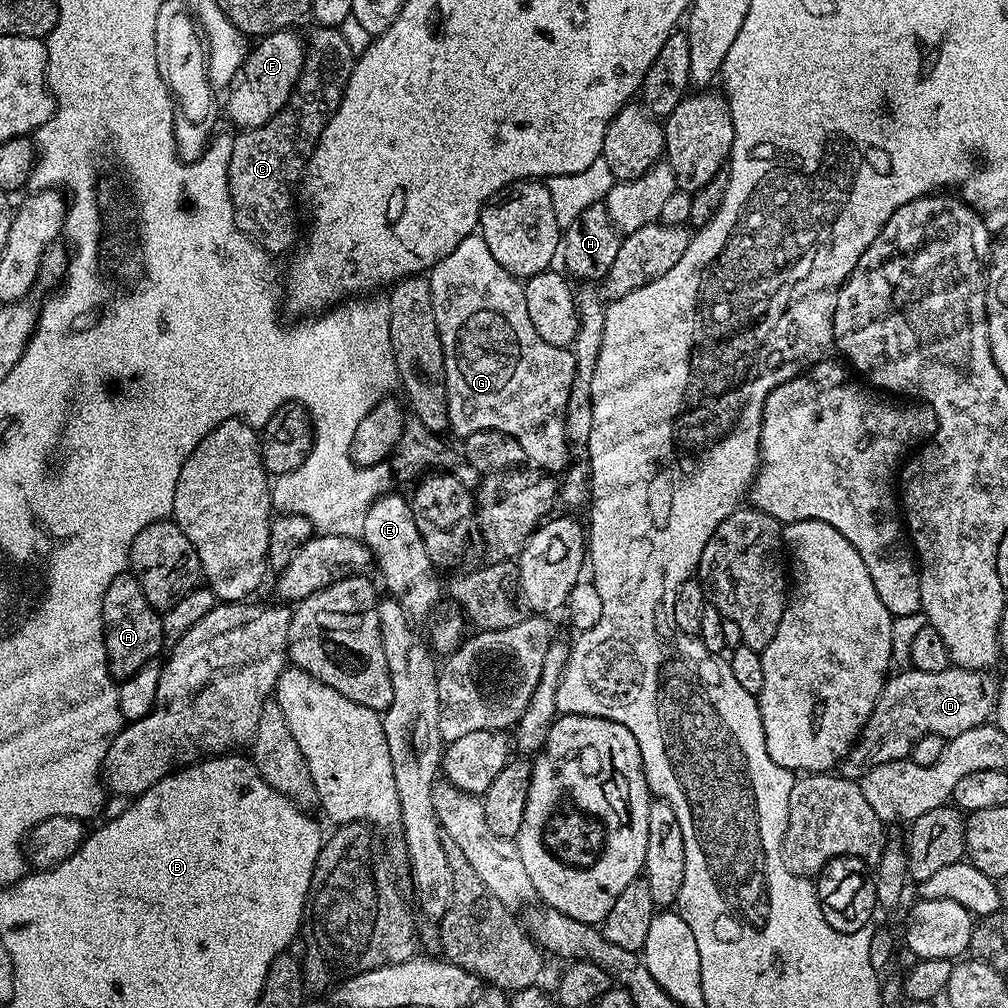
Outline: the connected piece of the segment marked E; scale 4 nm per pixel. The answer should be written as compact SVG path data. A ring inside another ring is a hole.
M389 490L379 496L366 512L362 539L364 545L372 551L374 568L380 571L380 576L388 587L387 595L398 601L409 616L427 617L441 599L442 584L440 586L436 581L437 569L430 554L426 554L426 542L422 542L422 534L418 534L418 522L414 522L414 510L409 497L399 496L396 490Z

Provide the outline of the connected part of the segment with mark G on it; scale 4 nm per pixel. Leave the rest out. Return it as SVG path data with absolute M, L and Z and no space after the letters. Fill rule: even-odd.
M479 234L462 238L446 258L431 268L426 279L445 356L444 384L451 434L457 438L478 434L478 430L510 434L510 438L522 446L529 465L548 474L563 473L570 464L570 441L564 415L576 373L574 354L568 348L550 346L550 342L538 338L538 330L534 330L534 322L530 322L530 313L526 311L523 283L498 266L494 254L490 254L490 246L486 246Z

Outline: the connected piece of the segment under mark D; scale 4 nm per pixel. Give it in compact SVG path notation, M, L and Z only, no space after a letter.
M955 666L938 674L909 667L889 675L864 729L839 765L839 775L859 781L869 768L911 757L914 742L926 734L951 738L966 734L966 730L979 724L989 723L996 711L998 684L988 676L991 675L984 670Z

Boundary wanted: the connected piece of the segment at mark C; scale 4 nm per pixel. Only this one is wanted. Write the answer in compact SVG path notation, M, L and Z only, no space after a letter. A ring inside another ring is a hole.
M316 26L313 29L313 32L306 36L304 65L286 106L278 110L278 114L274 114L270 122L241 131L240 137L237 135L232 142L228 189L232 199L232 209L236 215L236 225L242 234L249 236L269 254L284 252L297 243L298 232L296 236L296 228L292 225L296 220L296 212L292 209L292 187L295 184L297 187L301 183L304 165L312 157L316 139L320 137L333 110L340 105L340 100L344 97L344 88L348 85L354 63L354 54L346 43L346 38L342 38L339 27Z

